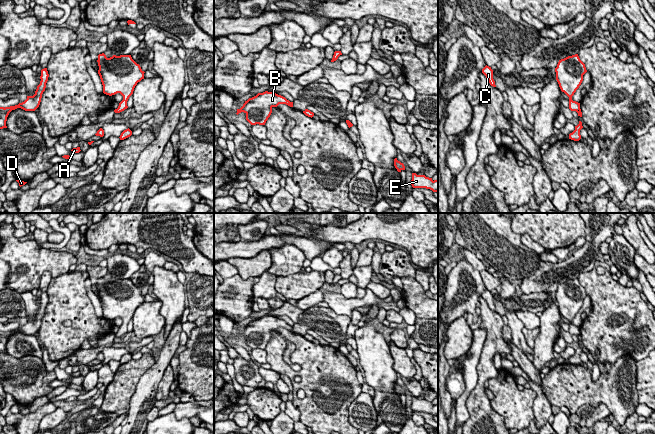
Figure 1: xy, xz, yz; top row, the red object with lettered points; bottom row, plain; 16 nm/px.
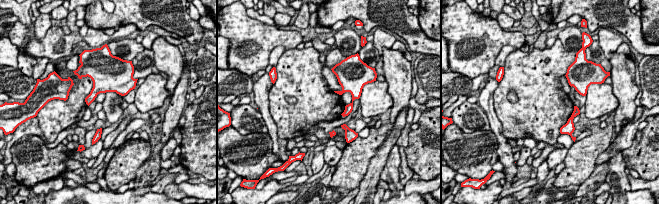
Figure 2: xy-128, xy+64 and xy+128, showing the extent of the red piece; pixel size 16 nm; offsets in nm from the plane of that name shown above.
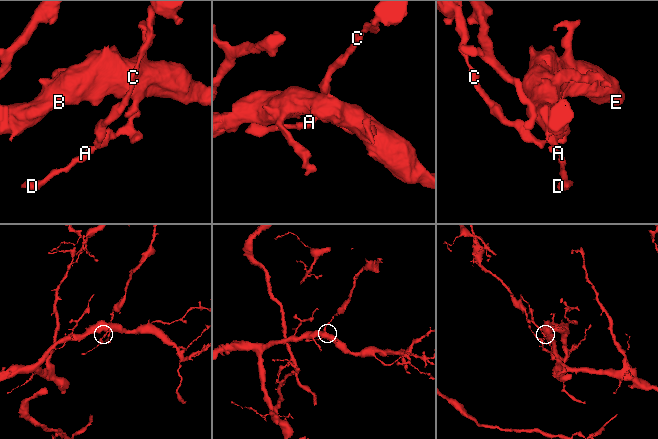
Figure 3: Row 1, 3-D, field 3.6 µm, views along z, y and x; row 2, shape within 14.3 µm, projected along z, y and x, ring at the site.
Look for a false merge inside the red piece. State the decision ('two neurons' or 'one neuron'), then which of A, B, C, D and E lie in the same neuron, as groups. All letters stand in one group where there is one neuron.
two neurons; A C D / B E

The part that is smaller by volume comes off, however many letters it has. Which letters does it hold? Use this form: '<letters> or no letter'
A, C, D

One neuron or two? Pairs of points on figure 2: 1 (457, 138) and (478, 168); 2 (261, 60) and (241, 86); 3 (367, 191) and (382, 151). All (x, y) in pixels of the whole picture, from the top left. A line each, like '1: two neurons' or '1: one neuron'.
1: one neuron
2: two neurons
3: one neuron

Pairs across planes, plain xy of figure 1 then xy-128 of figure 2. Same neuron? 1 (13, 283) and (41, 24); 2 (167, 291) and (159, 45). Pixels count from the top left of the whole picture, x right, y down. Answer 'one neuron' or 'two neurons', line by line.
1: two neurons
2: one neuron

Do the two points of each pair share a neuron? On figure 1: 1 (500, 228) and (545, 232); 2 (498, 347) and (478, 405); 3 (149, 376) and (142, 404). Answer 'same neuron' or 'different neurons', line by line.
1: different neurons
2: same neuron
3: same neuron

